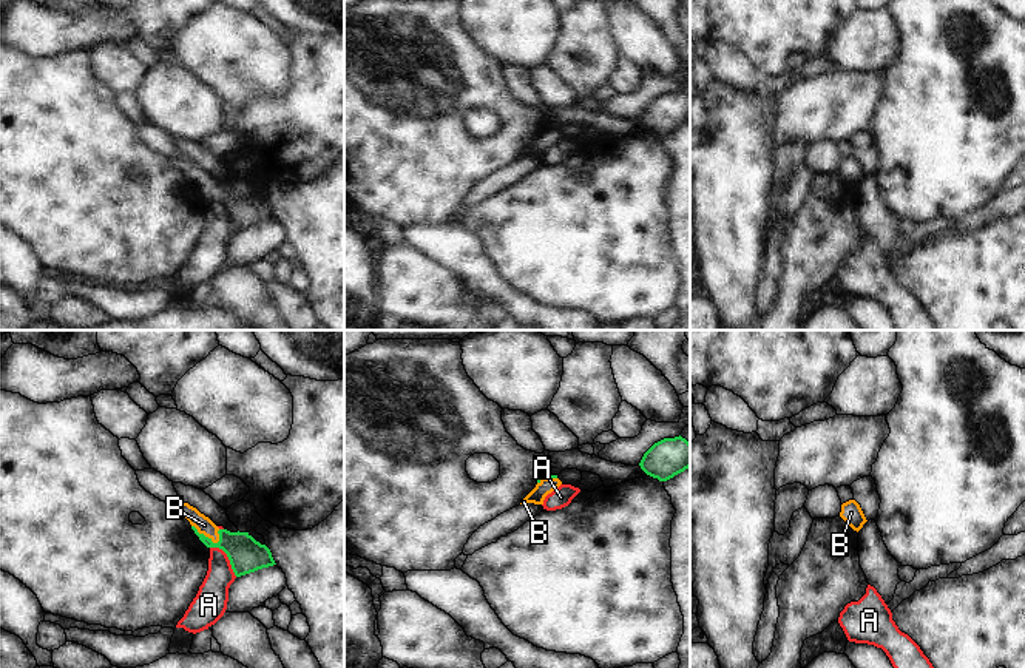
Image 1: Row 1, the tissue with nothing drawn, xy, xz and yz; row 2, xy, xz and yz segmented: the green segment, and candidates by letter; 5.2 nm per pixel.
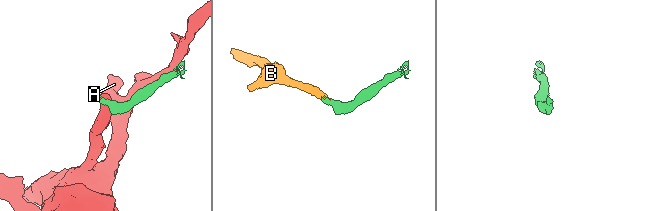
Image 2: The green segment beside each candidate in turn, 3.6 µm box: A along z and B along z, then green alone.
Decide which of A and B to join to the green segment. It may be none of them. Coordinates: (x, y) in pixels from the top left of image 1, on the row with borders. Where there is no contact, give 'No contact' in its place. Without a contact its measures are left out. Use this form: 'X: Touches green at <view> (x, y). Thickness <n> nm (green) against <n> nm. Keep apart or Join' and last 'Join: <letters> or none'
A: Touches green at xy (227, 556). Thickness 180 nm (green) against 160 nm. Keep apart
B: Touches green at xy (204, 536). Thickness 180 nm (green) against 90 nm. Join
Join: B

